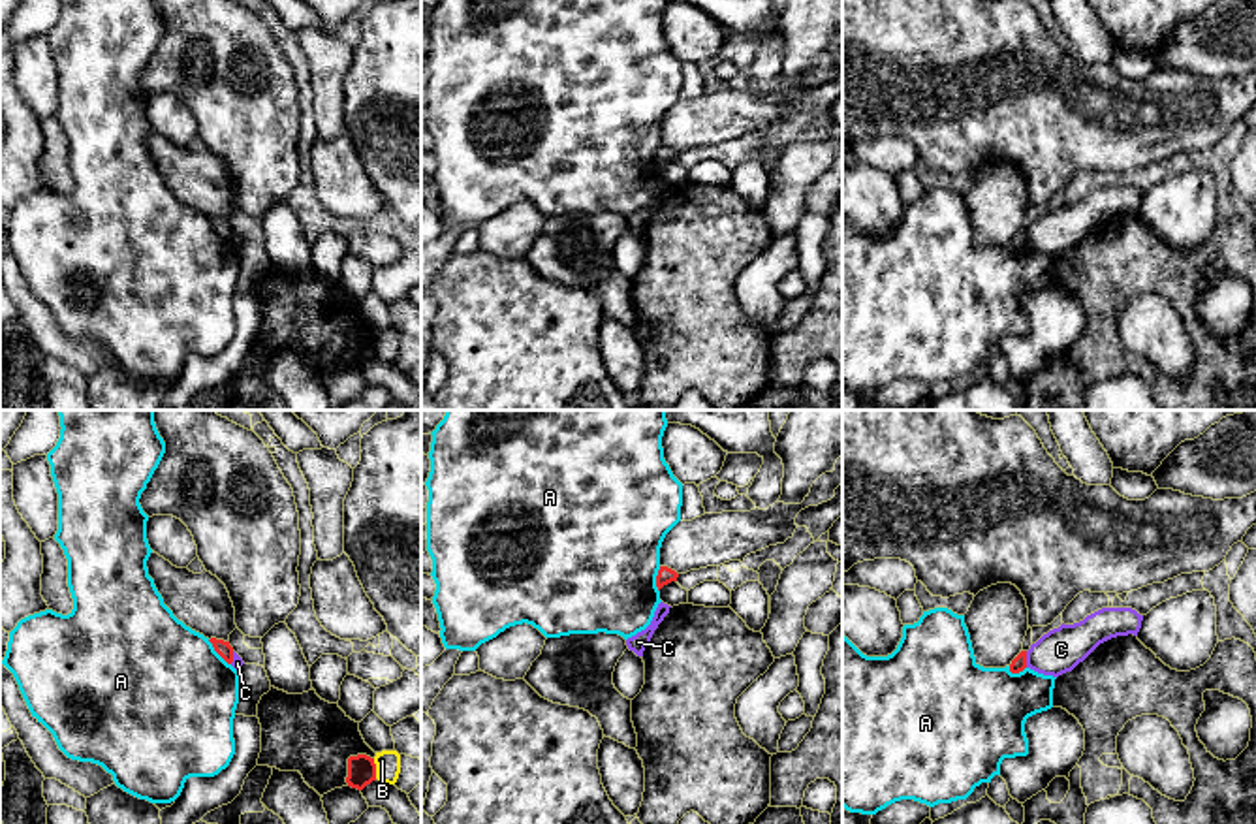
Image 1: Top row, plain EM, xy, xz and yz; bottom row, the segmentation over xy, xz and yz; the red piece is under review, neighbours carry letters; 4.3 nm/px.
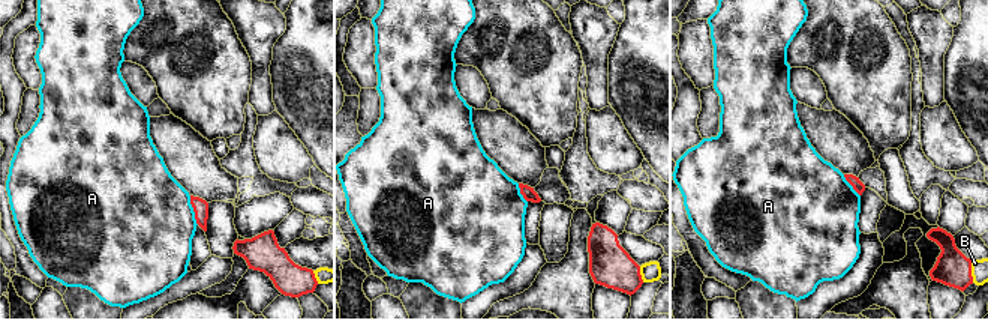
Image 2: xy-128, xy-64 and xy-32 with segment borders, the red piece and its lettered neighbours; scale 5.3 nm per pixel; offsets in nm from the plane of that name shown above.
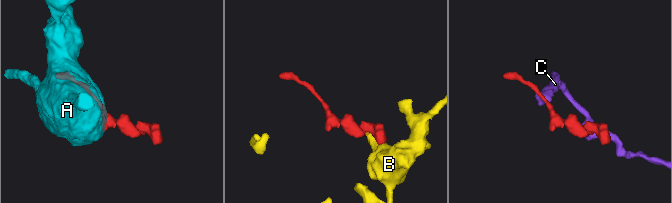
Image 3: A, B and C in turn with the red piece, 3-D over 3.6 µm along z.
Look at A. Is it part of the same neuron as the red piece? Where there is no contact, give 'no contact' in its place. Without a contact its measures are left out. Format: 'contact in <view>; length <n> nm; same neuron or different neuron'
contact in xy; length 150 nm; same neuron

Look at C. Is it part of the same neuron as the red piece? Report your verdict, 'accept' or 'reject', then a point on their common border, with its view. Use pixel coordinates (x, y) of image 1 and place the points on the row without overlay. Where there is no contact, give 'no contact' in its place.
reject; contact yz (1025, 237)

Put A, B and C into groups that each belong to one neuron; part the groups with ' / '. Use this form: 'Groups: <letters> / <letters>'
Groups: A / B / C

